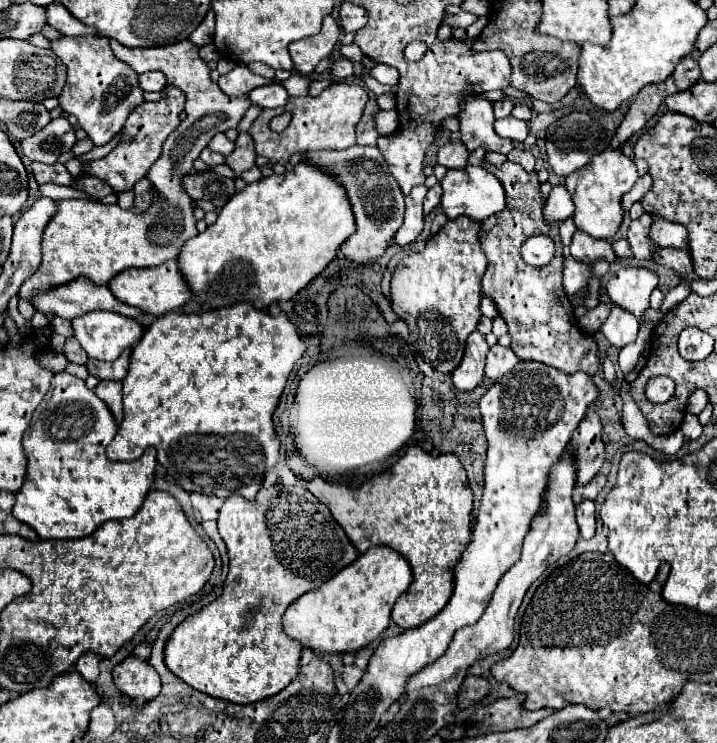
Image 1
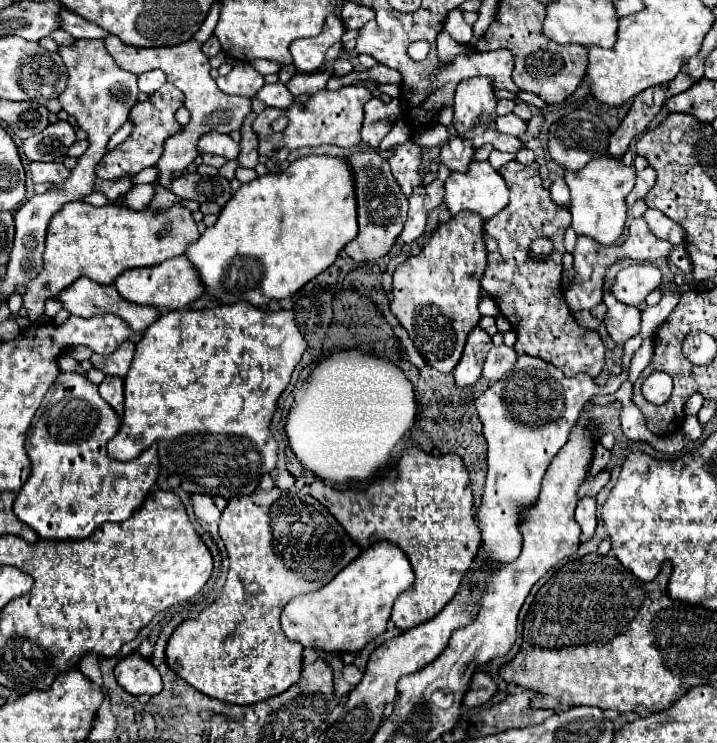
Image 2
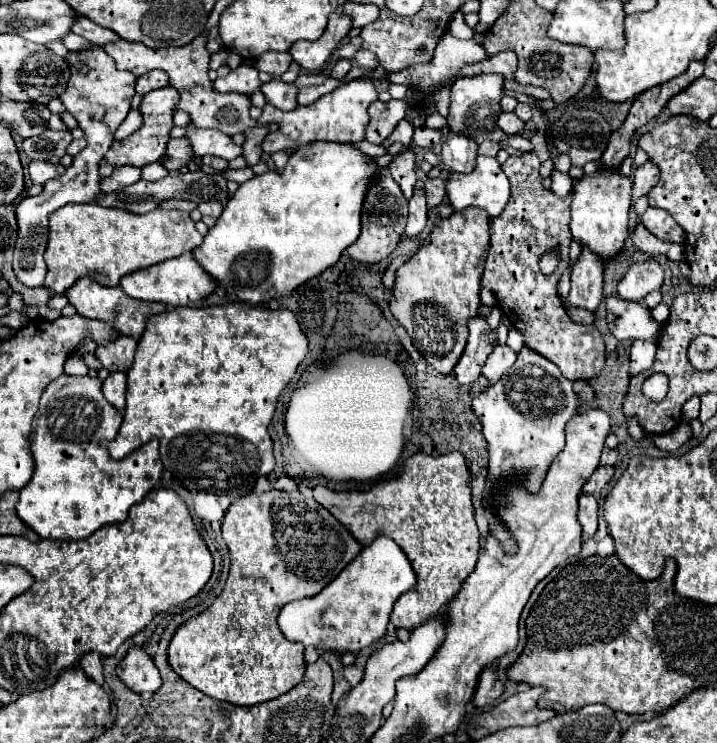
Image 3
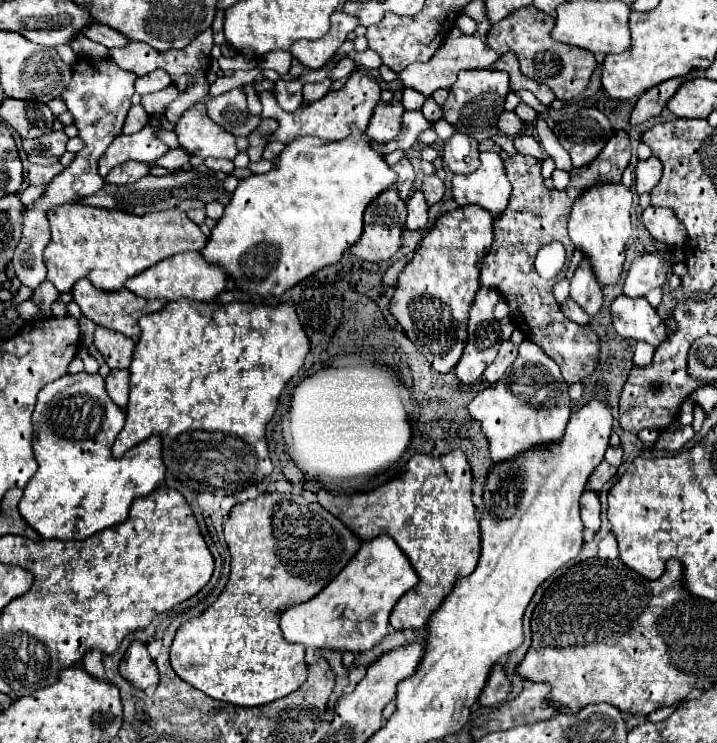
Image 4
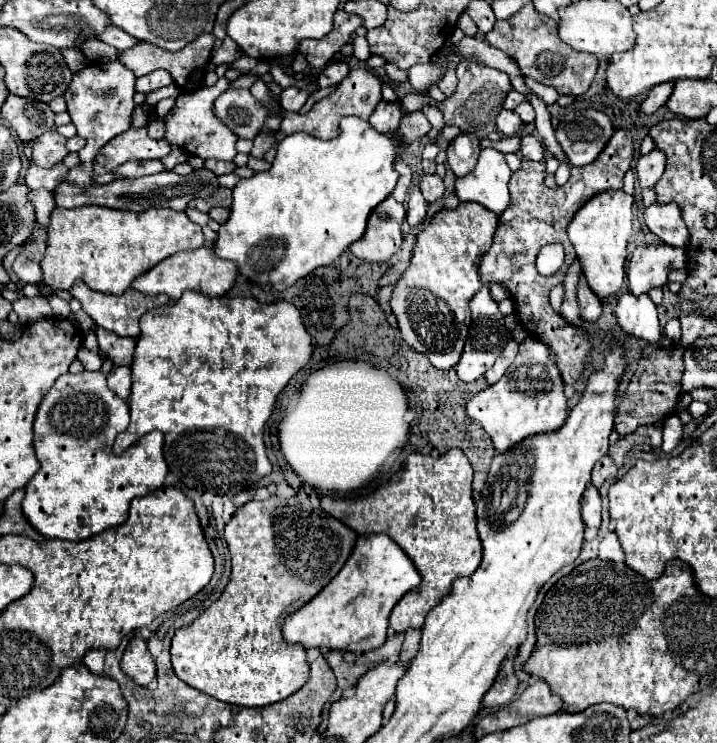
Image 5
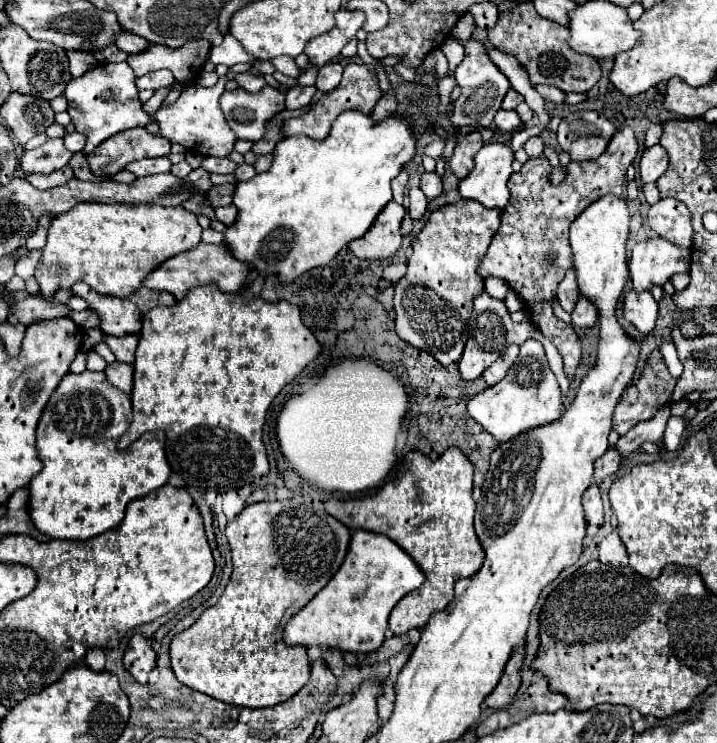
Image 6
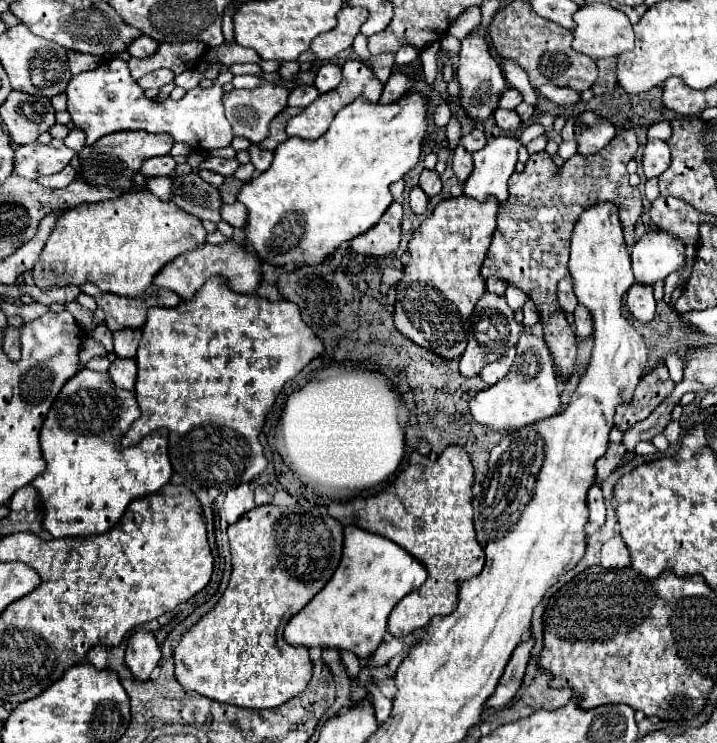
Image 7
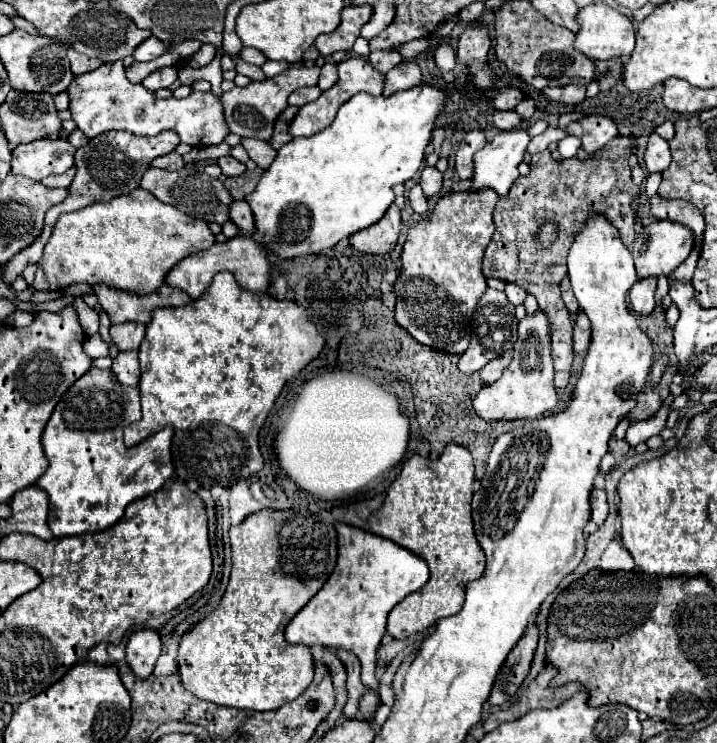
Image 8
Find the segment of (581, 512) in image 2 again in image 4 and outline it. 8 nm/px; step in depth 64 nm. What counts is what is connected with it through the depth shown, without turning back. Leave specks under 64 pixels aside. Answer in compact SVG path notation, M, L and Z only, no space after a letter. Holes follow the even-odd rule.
M586 490L580 498L580 510L582 510L582 522L590 532L598 532L600 528L600 502L596 492Z

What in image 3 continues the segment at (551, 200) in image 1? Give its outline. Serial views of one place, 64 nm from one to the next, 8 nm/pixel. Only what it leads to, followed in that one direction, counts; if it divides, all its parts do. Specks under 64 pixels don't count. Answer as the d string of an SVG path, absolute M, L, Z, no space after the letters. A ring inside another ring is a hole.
M552 172L552 186L550 190L556 194L556 196L568 196L570 190L572 190L572 184L570 184L570 176L568 174L562 174L562 172Z

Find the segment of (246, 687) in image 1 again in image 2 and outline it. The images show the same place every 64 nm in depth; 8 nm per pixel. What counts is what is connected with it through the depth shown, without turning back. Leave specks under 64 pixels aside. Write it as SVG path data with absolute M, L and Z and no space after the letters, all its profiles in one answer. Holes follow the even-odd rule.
M272 488L268 492L258 490L252 496L230 498L222 512L220 538L224 540L230 558L230 572L224 584L224 594L206 606L198 618L184 620L174 630L166 646L166 664L182 680L206 696L230 704L256 704L288 690L300 680L302 644L290 642L280 628L280 614L284 606L294 596L314 592L328 584L360 554L360 548L318 500L302 492L280 488Z

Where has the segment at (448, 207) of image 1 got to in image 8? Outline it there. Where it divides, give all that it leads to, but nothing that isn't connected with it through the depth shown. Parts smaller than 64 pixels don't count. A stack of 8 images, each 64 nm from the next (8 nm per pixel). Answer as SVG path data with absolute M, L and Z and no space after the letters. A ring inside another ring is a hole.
M526 130L500 132L474 156L474 176L470 192L492 188L498 196L506 196L518 178L518 164L530 138Z

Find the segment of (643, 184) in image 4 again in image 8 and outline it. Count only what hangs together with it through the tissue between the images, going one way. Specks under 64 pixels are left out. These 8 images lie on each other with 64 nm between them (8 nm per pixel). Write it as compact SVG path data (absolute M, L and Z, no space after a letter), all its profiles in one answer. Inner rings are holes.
M650 134L648 138L648 146L646 146L646 152L644 152L644 164L646 164L646 170L648 174L654 174L654 172L664 172L668 166L670 166L670 148L668 148L668 142L656 134Z

